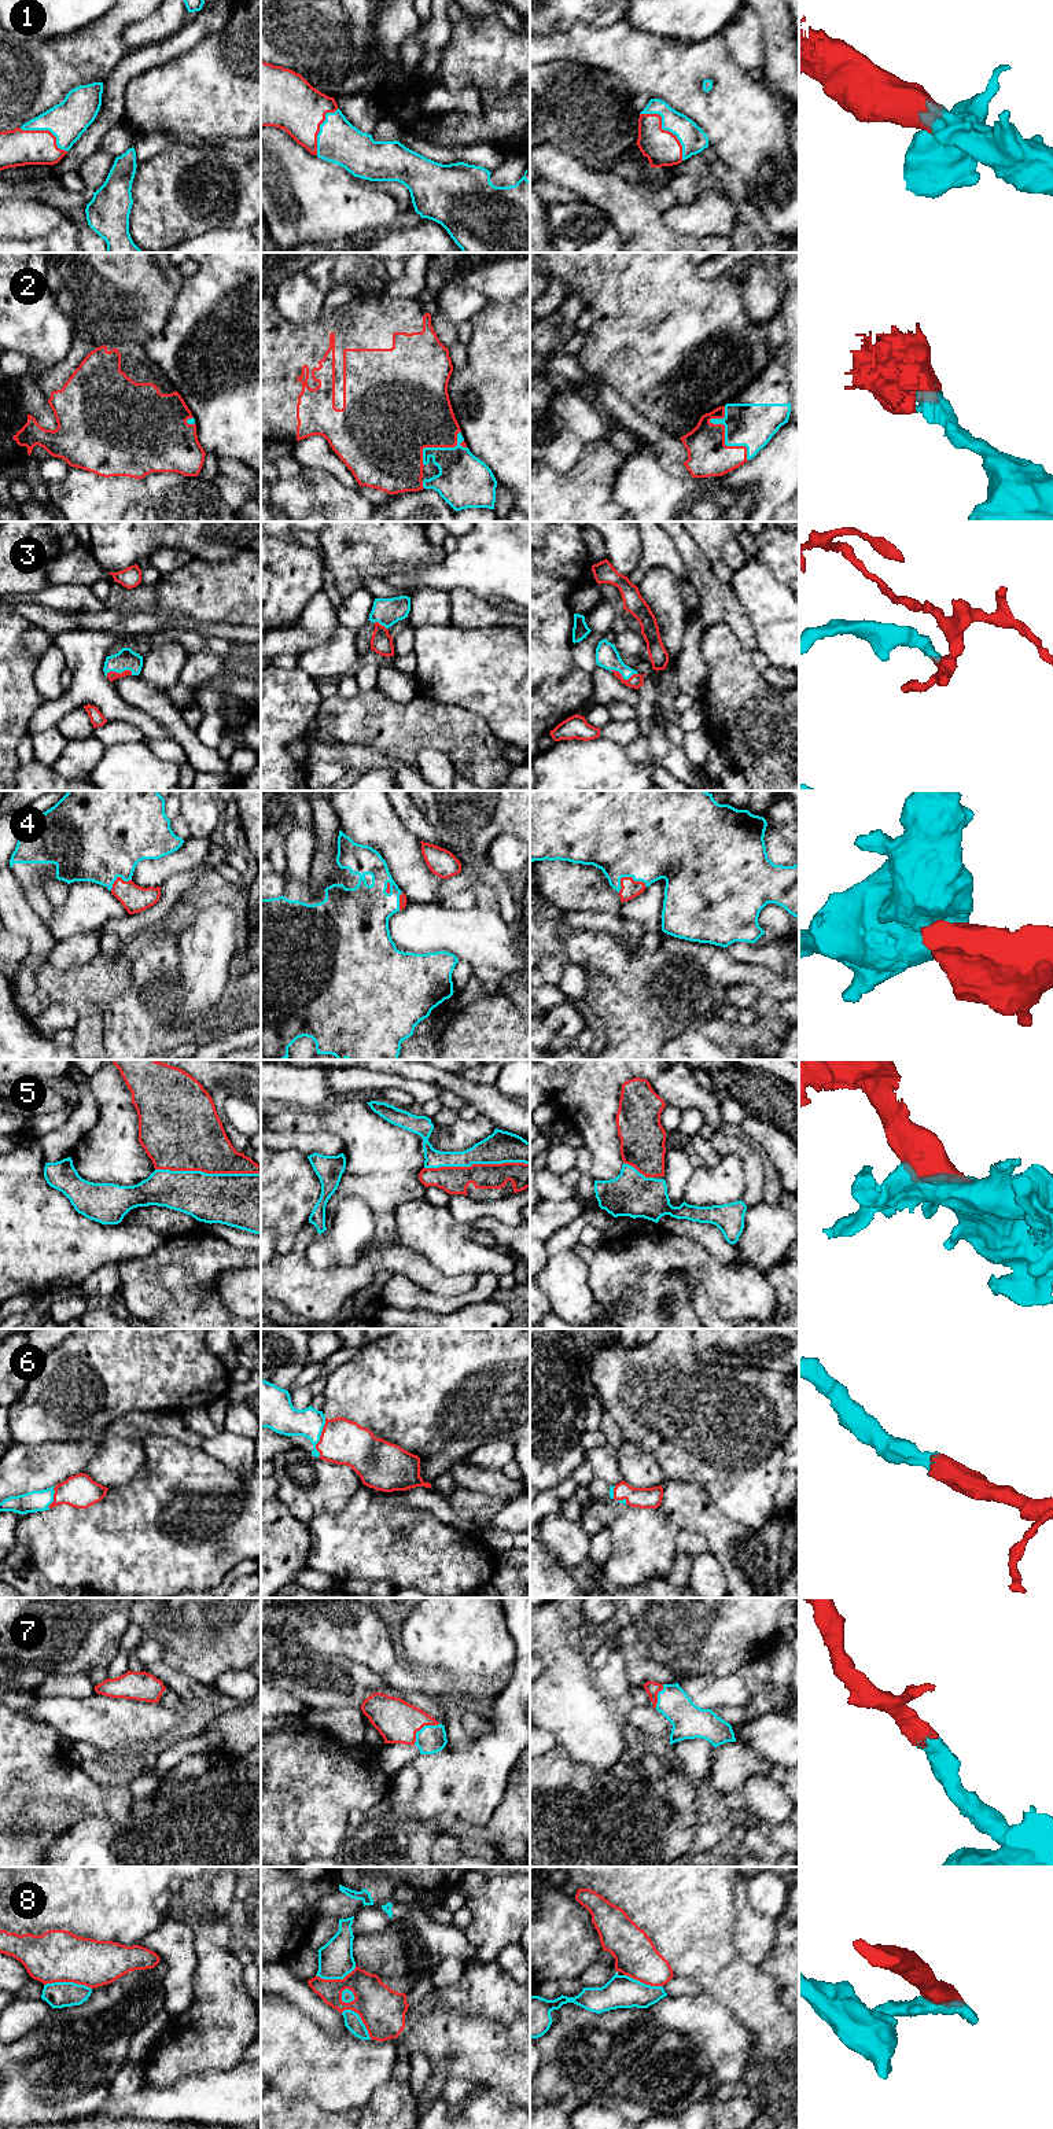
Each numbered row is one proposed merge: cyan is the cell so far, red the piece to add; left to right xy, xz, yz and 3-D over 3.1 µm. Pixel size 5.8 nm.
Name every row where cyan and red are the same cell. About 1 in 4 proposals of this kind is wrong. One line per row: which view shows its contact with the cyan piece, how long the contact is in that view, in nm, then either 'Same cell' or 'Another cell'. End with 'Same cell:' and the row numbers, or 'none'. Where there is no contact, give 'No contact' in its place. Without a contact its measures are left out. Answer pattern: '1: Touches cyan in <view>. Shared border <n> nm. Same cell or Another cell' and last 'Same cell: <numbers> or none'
1: Touches cyan in yz. Shared border 380 nm. Same cell
2: Touches cyan in yz. Shared border 340 nm. Same cell
3: Touches cyan in yz. Shared border 170 nm. Same cell
4: Touches cyan in yz. Shared border 180 nm. Same cell
5: Touches cyan in xy. Shared border 600 nm. Same cell
6: Touches cyan in xz. Shared border 240 nm. Same cell
7: Touches cyan in xz. Shared border 200 nm. Same cell
8: Touches cyan in xy. Shared border 280 nm. Another cell
Same cell: 1, 2, 3, 4, 5, 6, 7

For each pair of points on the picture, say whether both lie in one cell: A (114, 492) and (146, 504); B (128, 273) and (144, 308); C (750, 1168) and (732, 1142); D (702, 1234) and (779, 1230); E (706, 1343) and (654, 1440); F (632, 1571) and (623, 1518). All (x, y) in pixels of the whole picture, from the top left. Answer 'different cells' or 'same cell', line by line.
A: same cell
B: same cell
C: same cell
D: different cells
E: different cells
F: same cell

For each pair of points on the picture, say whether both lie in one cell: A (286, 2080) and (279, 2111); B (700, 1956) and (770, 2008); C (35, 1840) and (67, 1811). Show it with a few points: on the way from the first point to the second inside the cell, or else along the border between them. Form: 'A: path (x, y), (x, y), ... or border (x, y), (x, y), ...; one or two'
A: border (275, 2089), (286, 2096), (308, 2096), (315, 2103); two
B: path (718, 1973), (722, 1973), (753, 1999); one
C: path (43, 1833), (59, 1816); one

